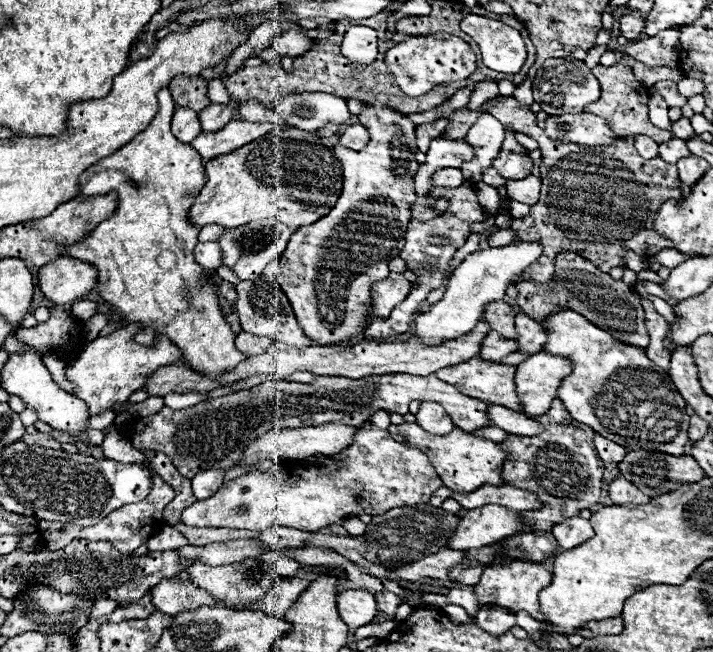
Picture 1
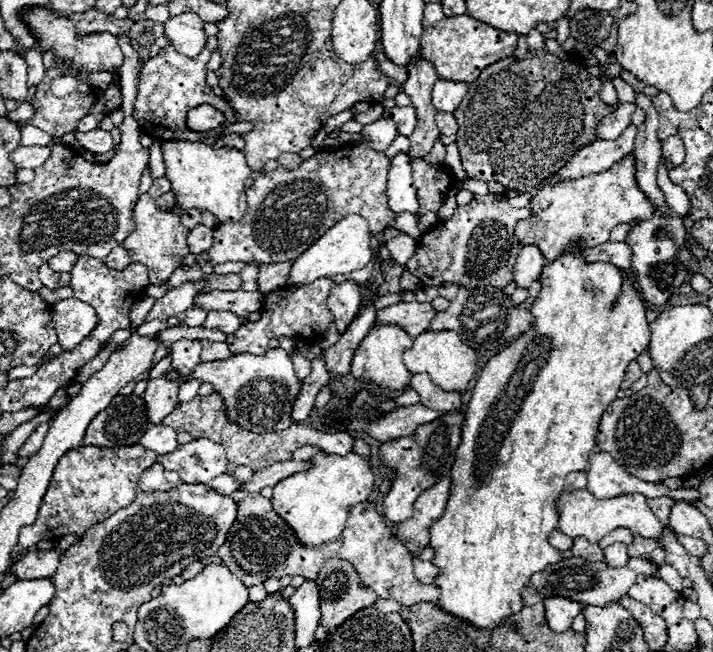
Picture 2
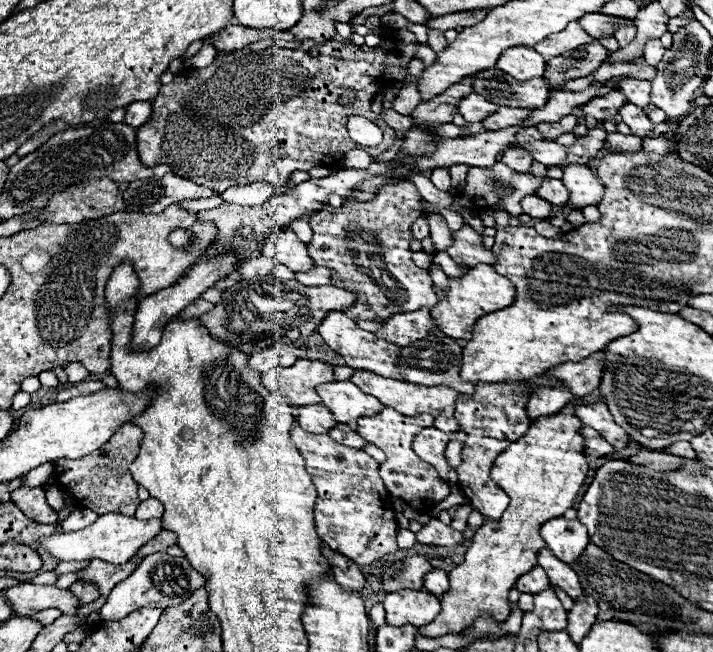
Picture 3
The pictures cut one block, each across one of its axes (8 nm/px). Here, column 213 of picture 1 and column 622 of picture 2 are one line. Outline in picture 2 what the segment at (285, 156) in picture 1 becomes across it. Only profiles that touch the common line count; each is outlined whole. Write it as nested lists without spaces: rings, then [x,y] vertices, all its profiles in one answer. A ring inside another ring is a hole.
[[[632,154],[616,162],[616,166],[606,172],[582,176],[578,180],[566,180],[554,186],[542,186],[542,190],[534,192],[530,200],[530,210],[532,218],[516,224],[516,238],[522,246],[538,246],[546,262],[552,262],[574,238],[582,238],[584,248],[600,246],[608,242],[610,230],[614,226],[632,220],[648,220],[654,214],[654,206],[638,188]]]

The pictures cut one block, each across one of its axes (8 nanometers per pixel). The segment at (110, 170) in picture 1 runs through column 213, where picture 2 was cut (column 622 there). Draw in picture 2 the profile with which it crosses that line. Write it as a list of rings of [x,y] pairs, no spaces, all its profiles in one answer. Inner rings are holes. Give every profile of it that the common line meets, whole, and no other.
[[[572,240],[564,254],[560,254],[560,258],[556,258],[552,264],[546,264],[540,276],[542,282],[542,290],[538,294],[538,298],[534,300],[532,310],[532,326],[520,334],[508,348],[504,348],[502,352],[498,352],[496,356],[492,356],[488,360],[488,364],[484,366],[482,374],[476,380],[476,386],[472,390],[472,398],[470,404],[464,410],[464,426],[462,426],[462,444],[456,450],[456,460],[454,466],[450,470],[450,500],[446,504],[444,514],[432,524],[430,528],[430,546],[434,548],[434,564],[440,568],[440,574],[436,578],[436,586],[440,588],[440,602],[438,606],[444,608],[446,612],[460,616],[462,620],[476,624],[480,628],[494,628],[500,622],[504,622],[506,616],[514,614],[520,610],[522,602],[520,602],[520,590],[524,586],[528,586],[528,578],[538,572],[544,570],[548,564],[552,562],[560,562],[560,550],[552,548],[548,544],[548,534],[556,528],[558,522],[558,512],[556,512],[556,498],[562,494],[564,490],[564,478],[570,472],[578,472],[578,470],[586,470],[588,466],[588,456],[596,446],[596,432],[598,432],[598,424],[600,424],[600,416],[606,410],[606,406],[610,402],[616,400],[616,394],[620,390],[620,382],[624,378],[624,372],[628,368],[628,364],[632,360],[636,360],[642,352],[648,350],[650,344],[650,326],[646,320],[646,310],[640,304],[640,310],[634,310],[634,316],[628,316],[628,320],[616,320],[612,316],[616,298],[620,296],[622,290],[622,282],[624,278],[622,271],[612,264],[598,264],[594,262],[592,266],[588,266],[584,262],[584,258],[580,258],[582,248],[578,248],[578,240]]]

